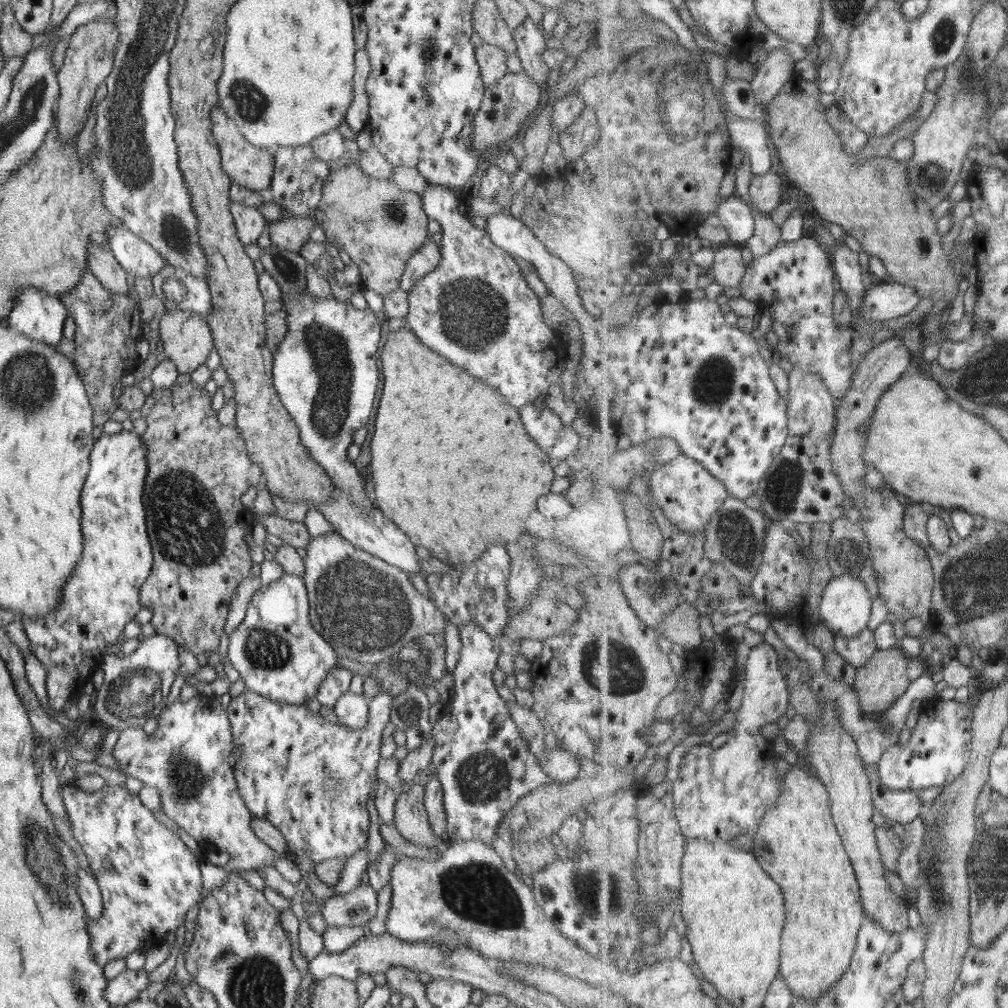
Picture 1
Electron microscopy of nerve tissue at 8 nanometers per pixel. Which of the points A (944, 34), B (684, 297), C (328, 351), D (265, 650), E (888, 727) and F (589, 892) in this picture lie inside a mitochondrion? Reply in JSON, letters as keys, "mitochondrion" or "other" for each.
{"A":"mitochondrion","B":"other","C":"mitochondrion","D":"mitochondrion","E":"mitochondrion","F":"mitochondrion"}

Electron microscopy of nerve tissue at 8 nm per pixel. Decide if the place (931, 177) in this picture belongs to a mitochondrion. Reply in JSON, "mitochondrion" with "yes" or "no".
{"mitochondrion":"yes"}

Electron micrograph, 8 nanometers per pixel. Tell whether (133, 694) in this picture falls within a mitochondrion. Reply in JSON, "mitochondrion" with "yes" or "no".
{"mitochondrion":"yes"}

